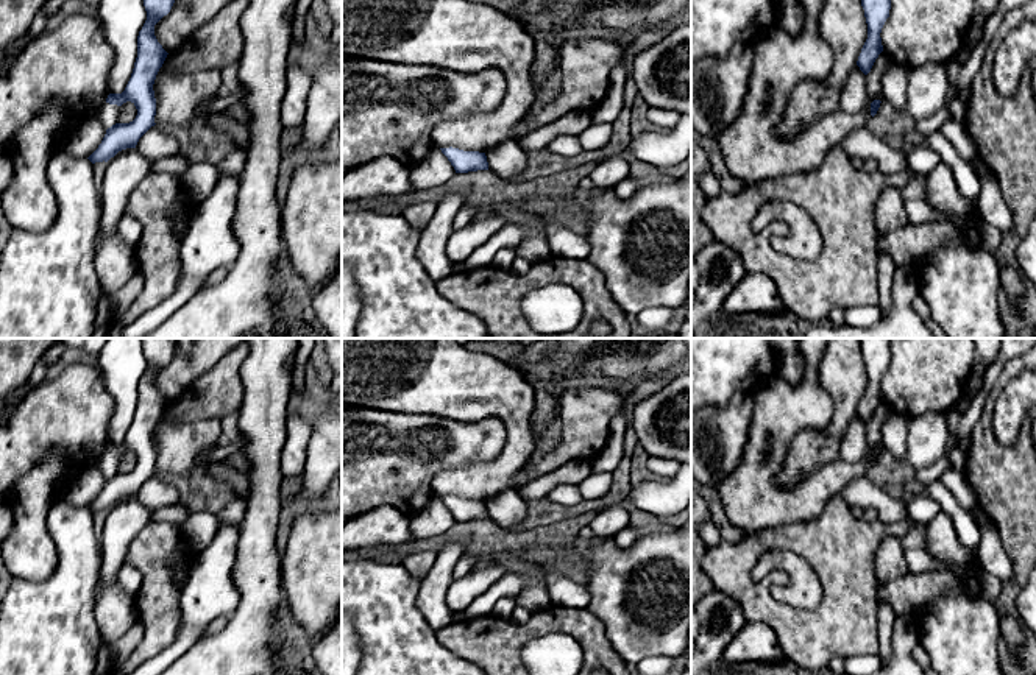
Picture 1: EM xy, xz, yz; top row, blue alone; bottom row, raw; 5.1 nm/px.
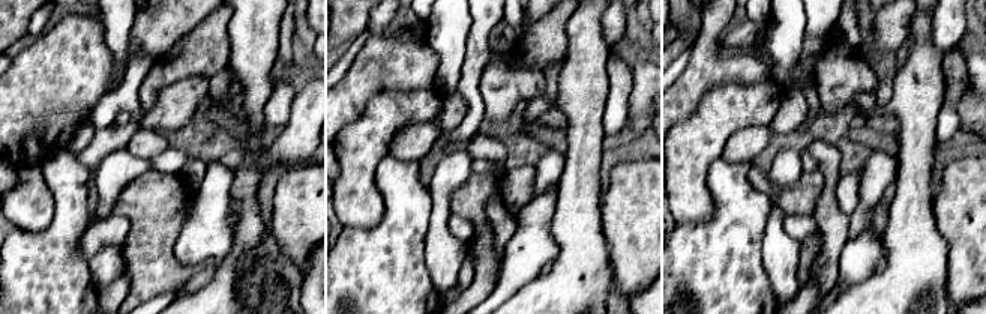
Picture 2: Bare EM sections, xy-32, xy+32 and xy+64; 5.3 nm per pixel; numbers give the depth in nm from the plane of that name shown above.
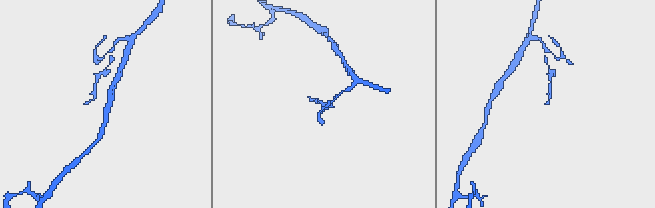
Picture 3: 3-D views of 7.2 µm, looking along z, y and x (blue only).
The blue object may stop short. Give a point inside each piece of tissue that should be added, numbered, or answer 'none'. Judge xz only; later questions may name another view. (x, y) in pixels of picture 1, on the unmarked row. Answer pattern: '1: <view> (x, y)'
none

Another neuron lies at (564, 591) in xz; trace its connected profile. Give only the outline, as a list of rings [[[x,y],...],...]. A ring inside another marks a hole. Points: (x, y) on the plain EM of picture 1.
[[[543,567],[541,583],[552,605],[560,608],[585,608],[588,603],[590,595],[584,583],[577,583],[562,572]]]

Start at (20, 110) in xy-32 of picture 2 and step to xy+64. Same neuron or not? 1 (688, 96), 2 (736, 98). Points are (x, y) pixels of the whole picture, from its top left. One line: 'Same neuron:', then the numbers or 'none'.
Same neuron: 1

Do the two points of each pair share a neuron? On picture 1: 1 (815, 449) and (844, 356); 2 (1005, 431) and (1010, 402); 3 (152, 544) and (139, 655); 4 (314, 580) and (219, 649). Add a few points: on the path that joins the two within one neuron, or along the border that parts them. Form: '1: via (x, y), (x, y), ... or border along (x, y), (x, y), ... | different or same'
1: via (837, 427), (844, 410), (844, 379) | same
2: via (1007, 424), (1010, 409) | same
3: via (156, 572), (156, 627) | same
4: border along (280, 558), (280, 583), (284, 594) | different

